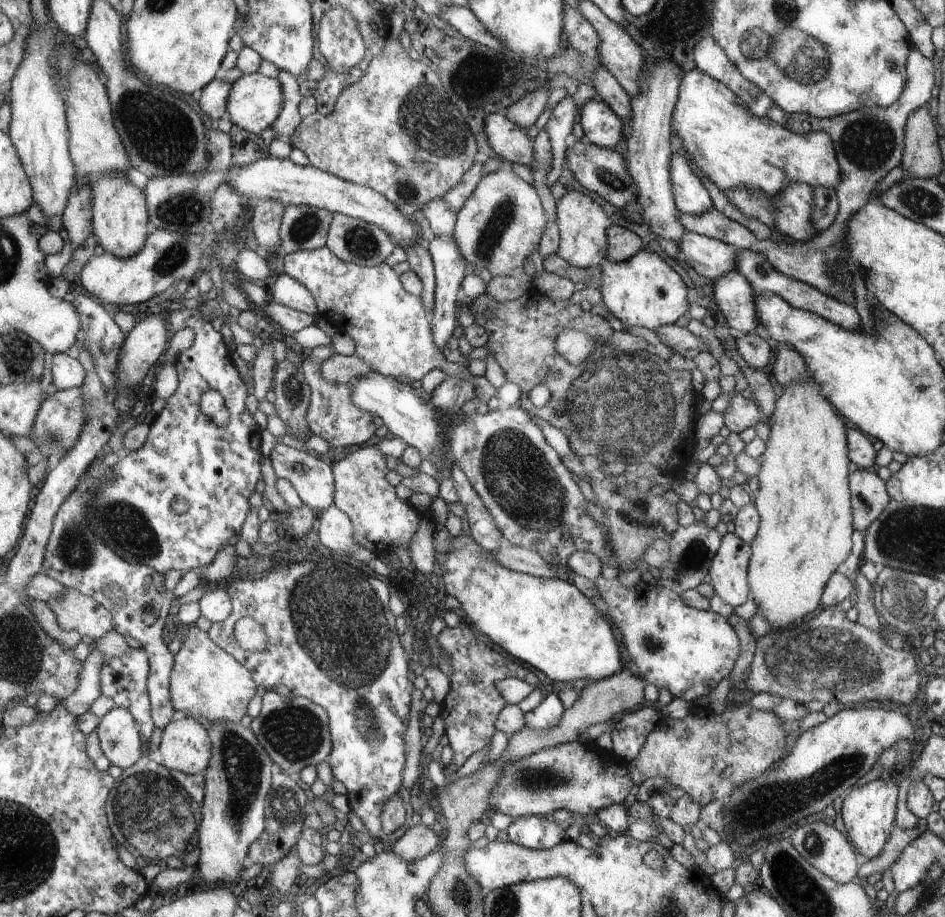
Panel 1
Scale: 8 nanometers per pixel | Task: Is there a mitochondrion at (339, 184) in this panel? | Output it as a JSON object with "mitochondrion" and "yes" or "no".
{"mitochondrion":"no"}

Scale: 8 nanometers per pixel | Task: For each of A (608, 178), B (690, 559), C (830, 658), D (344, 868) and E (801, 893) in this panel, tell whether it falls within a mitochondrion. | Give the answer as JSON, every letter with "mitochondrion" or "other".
{"A":"mitochondrion","B":"mitochondrion","C":"mitochondrion","D":"other","E":"mitochondrion"}

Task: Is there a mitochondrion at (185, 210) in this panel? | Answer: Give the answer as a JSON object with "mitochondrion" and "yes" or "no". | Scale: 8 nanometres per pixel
{"mitochondrion":"yes"}

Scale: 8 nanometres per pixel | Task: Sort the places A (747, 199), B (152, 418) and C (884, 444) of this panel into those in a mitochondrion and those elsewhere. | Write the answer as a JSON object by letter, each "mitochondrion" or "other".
{"A":"mitochondrion","B":"other","C":"other"}

